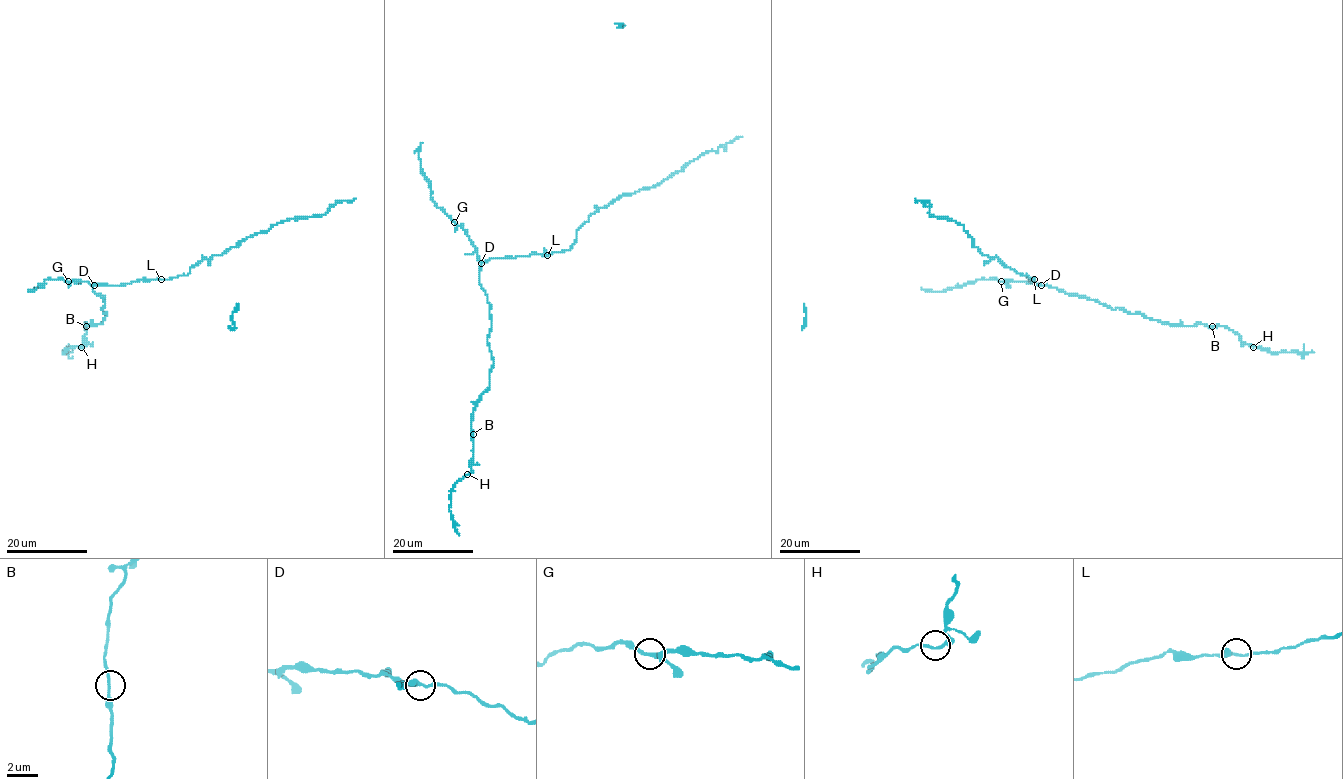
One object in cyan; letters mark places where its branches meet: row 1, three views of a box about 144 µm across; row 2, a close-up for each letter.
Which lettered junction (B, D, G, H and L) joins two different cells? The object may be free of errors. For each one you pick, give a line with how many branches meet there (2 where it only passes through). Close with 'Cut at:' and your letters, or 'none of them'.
Cut at: none of them

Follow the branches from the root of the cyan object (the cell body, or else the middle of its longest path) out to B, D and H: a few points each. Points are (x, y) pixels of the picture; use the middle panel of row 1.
B: (547, 254), (492, 258), (481, 266), (494, 364), (489, 388), (473, 411), (473, 434)
D: (547, 254), (492, 258), (481, 263)
H: (547, 254), (492, 258), (481, 266), (494, 364), (489, 388), (473, 411), (474, 457), (467, 474)

